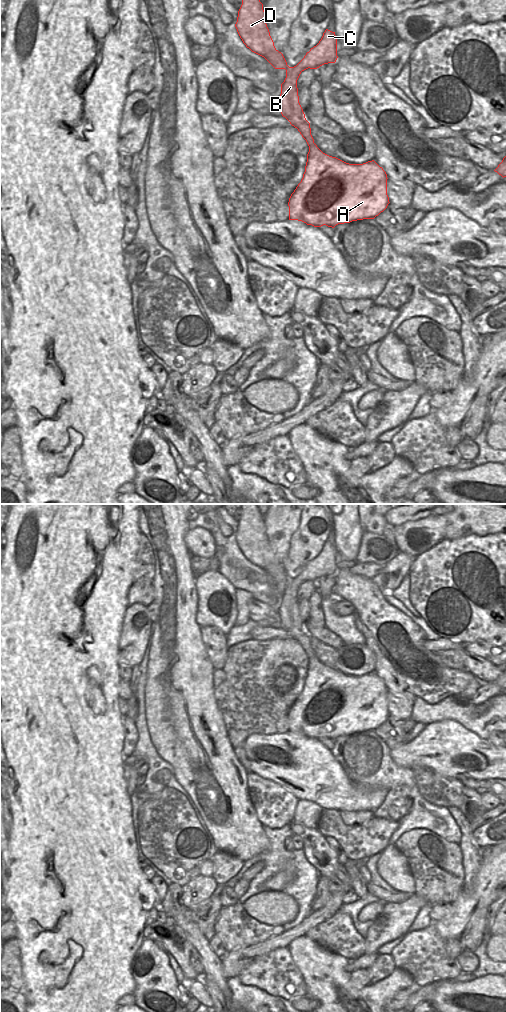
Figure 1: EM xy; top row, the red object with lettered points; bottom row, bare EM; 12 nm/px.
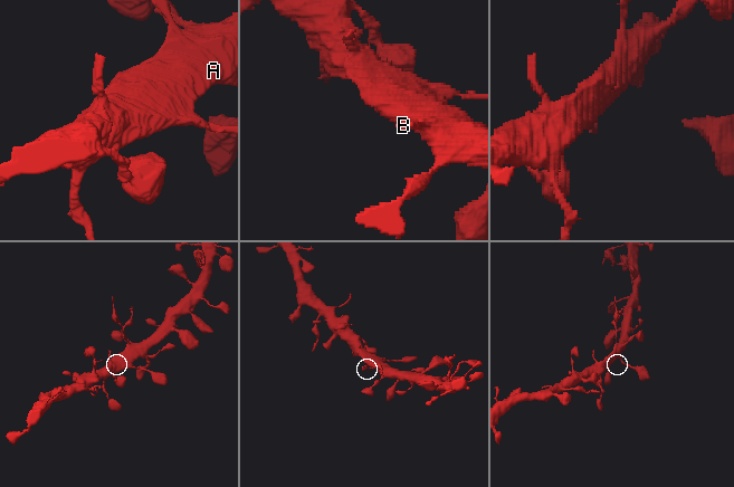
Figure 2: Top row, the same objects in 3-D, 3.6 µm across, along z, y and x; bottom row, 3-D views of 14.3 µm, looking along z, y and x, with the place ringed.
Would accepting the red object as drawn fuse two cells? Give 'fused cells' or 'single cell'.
fused cells

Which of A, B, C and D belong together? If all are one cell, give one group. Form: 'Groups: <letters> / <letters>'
Groups: A / B C D.

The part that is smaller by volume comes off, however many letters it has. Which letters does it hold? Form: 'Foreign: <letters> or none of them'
Foreign: B, C, D.

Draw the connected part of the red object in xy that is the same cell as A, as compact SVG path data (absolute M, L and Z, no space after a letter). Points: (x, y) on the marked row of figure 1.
M313 143L309 147L303 178L289 198L289 220L334 228L338 224L374 219L390 203L387 179L386 172L374 160L349 164L323 153Z

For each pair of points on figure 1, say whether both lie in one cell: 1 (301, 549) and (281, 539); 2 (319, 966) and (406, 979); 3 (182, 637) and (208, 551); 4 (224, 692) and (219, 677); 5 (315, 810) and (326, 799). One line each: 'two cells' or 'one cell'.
1: two cells
2: one cell
3: two cells
4: two cells
5: two cells

